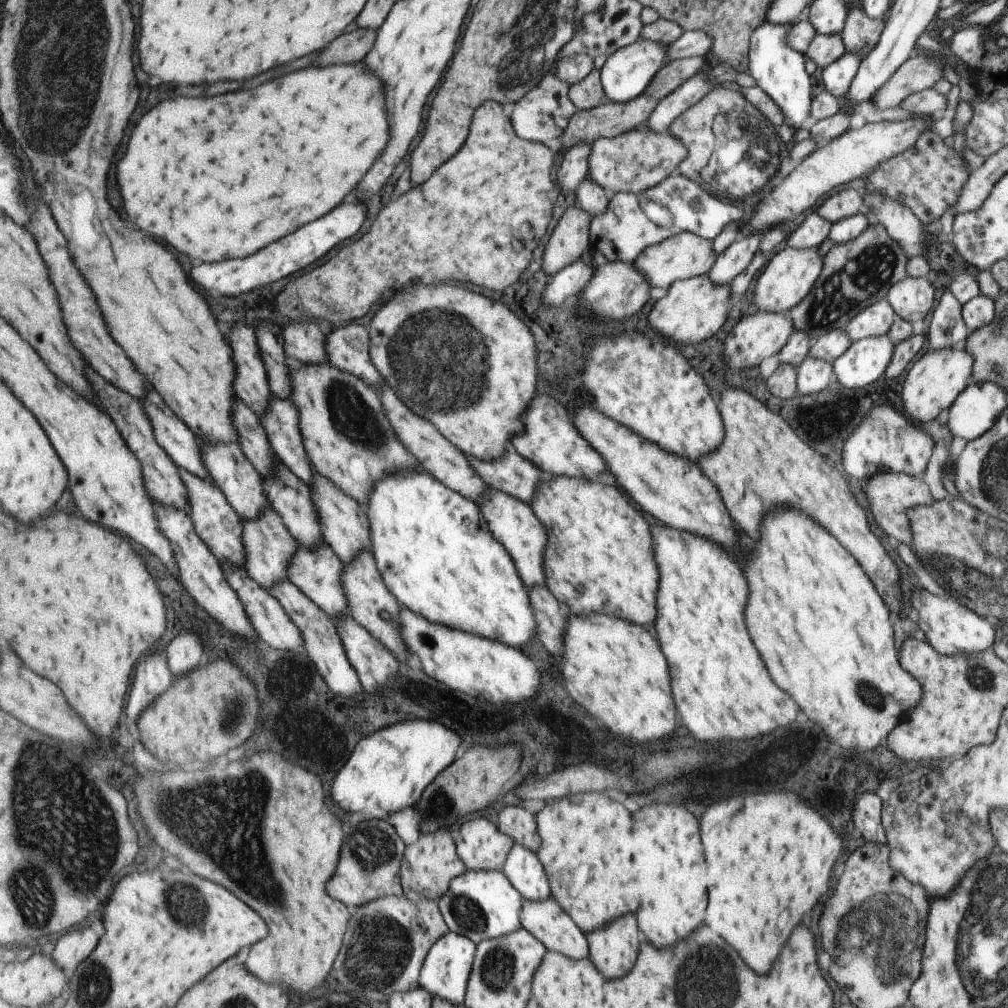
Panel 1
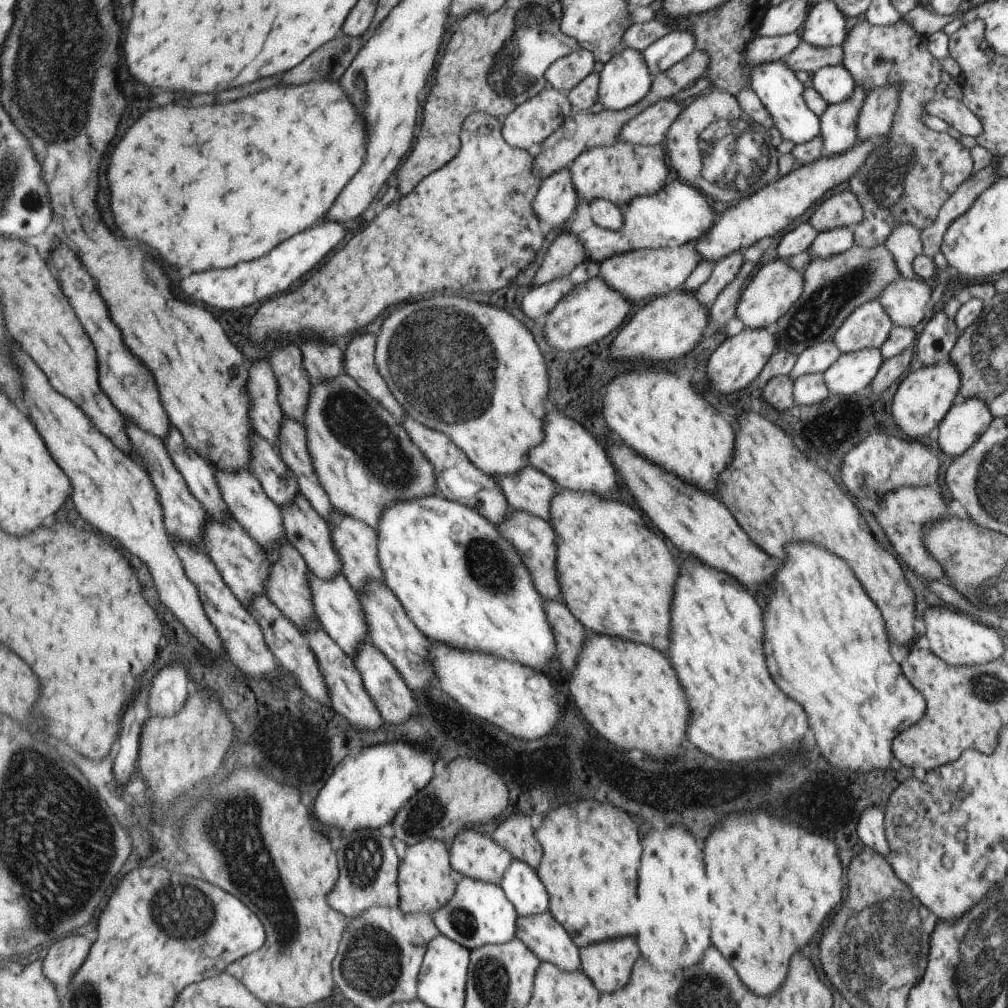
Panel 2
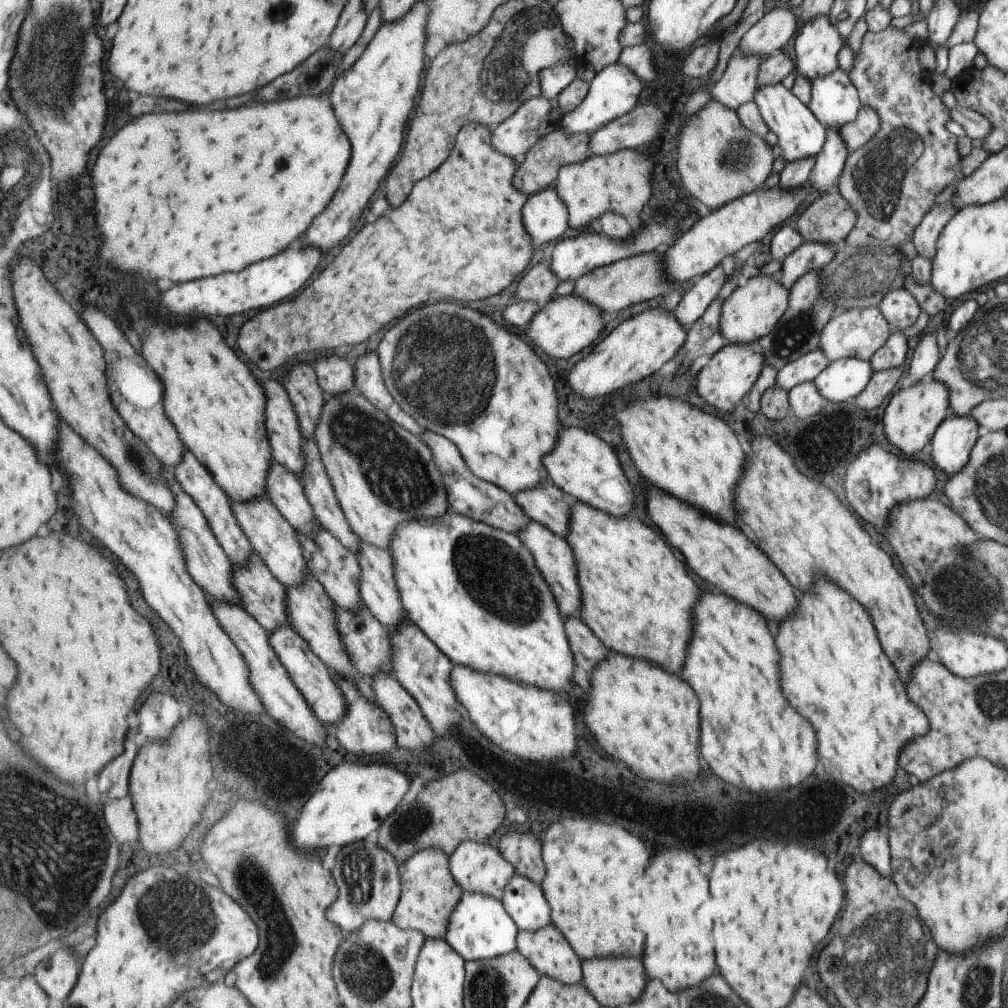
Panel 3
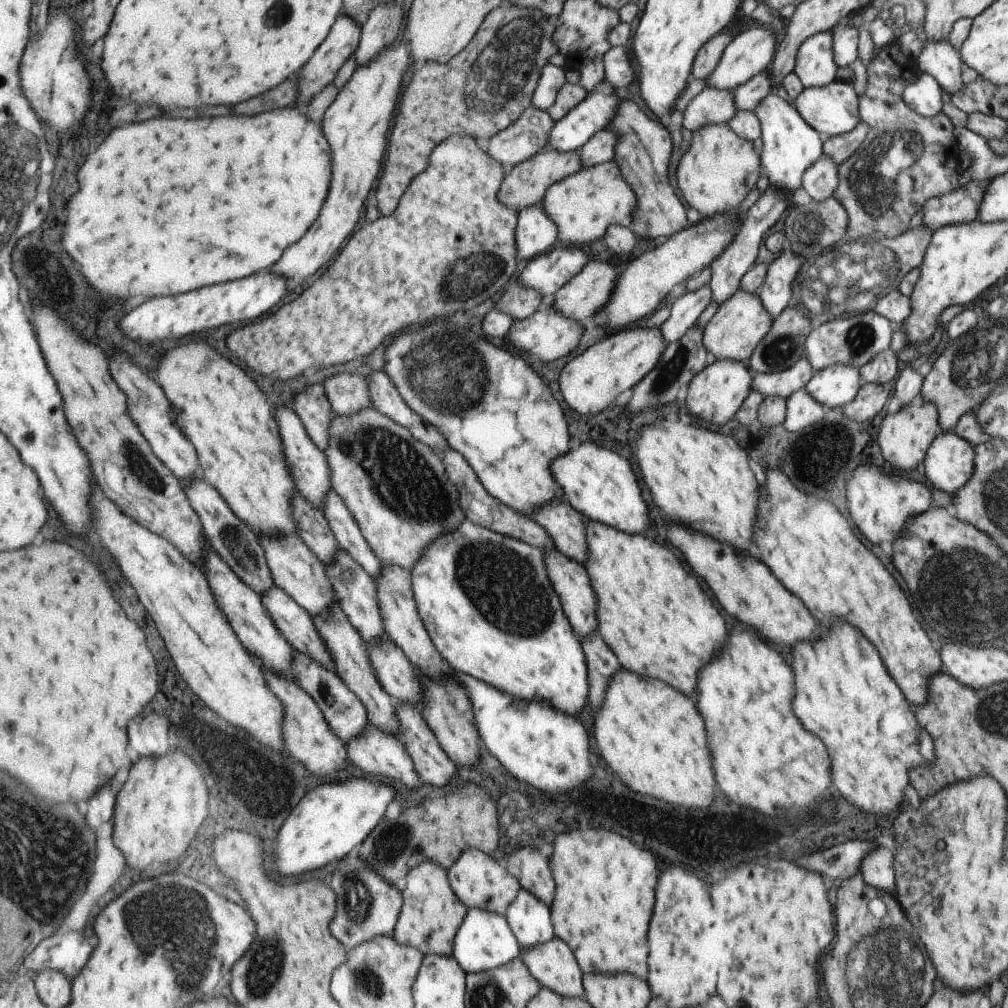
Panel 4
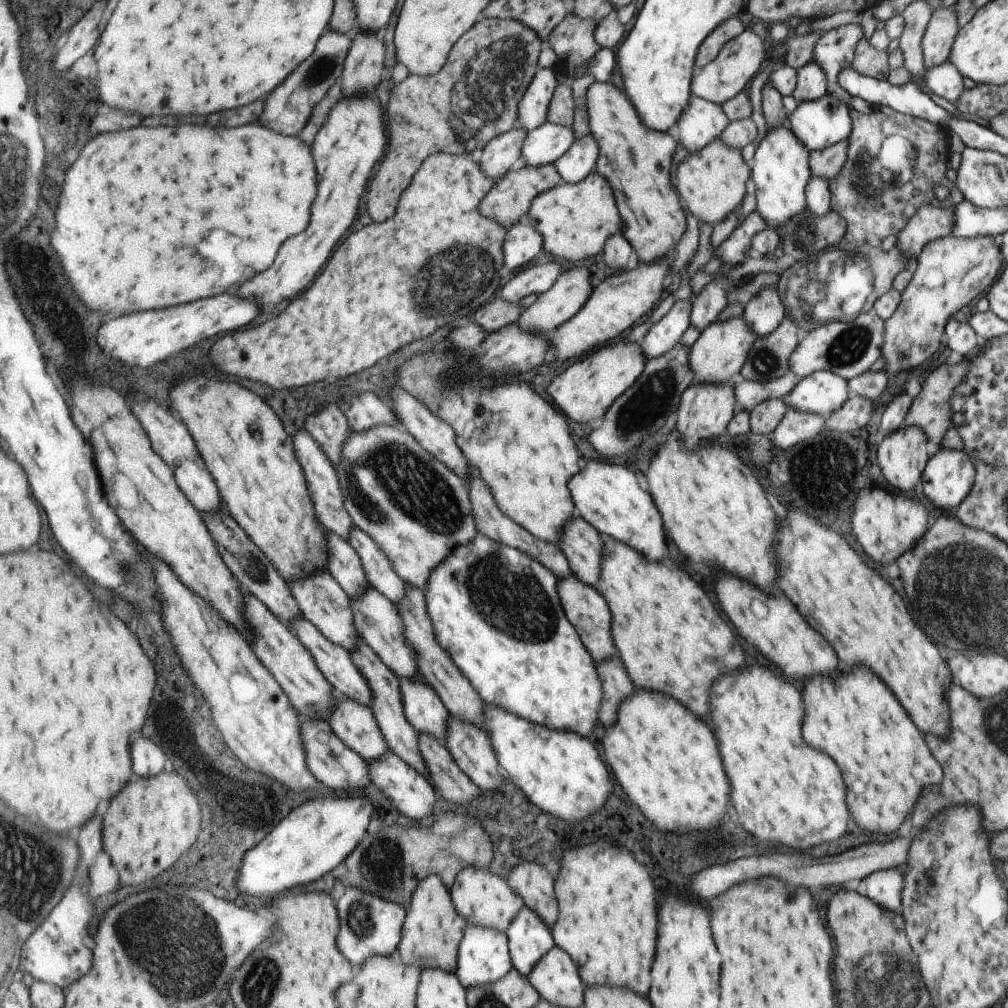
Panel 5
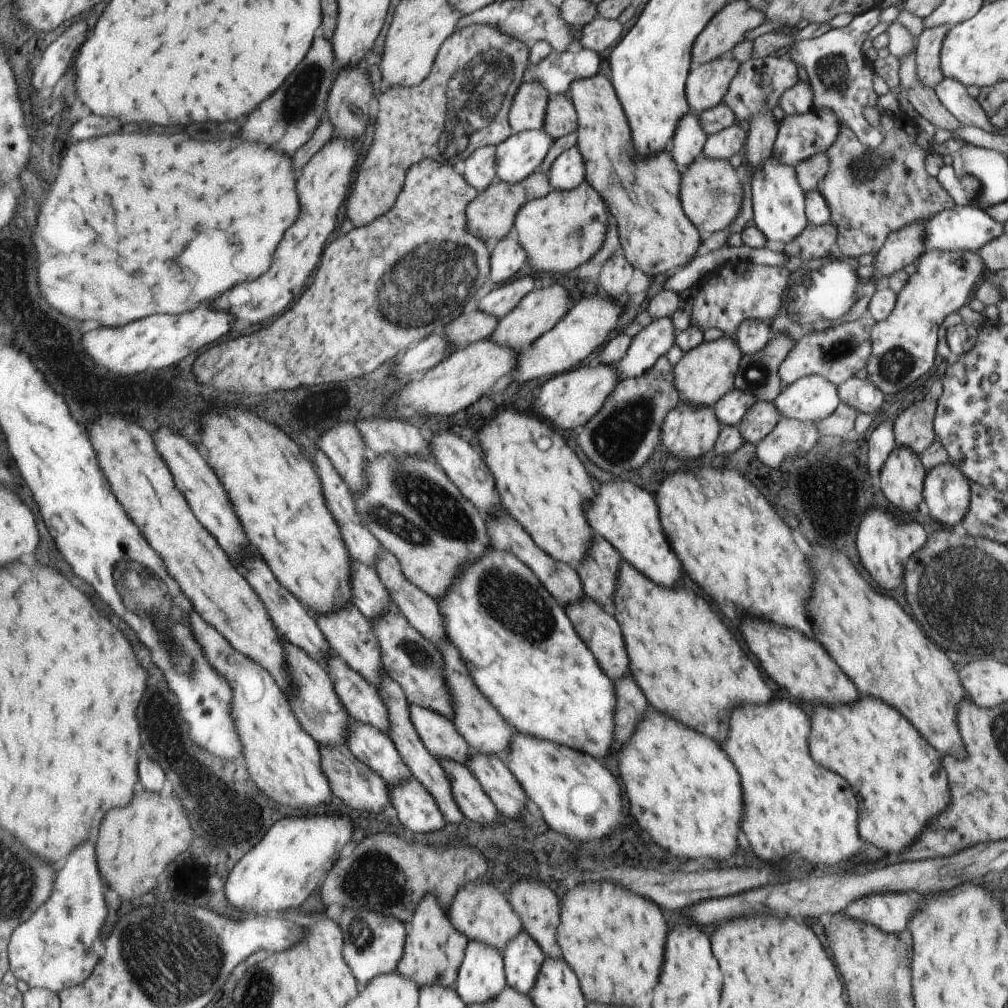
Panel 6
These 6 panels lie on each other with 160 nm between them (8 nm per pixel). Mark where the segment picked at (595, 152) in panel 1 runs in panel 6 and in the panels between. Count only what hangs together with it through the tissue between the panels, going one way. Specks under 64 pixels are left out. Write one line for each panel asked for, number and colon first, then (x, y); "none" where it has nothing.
2: (619, 173)
3: (618, 182)
4: (584, 204)
5: (575, 219)
6: (561, 230)

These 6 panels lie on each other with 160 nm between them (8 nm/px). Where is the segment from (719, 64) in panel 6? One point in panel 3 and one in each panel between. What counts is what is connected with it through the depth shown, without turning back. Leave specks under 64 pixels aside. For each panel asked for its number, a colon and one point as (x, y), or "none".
3: (774, 28)
4: (750, 52)
5: (739, 59)

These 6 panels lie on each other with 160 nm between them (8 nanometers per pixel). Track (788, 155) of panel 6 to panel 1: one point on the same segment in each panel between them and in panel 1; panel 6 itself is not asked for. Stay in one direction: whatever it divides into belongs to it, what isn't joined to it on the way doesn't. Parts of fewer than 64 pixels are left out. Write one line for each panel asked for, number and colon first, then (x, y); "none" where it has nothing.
1: (836, 77)
2: (833, 83)
3: (834, 101)
4: (831, 109)
5: (824, 121)

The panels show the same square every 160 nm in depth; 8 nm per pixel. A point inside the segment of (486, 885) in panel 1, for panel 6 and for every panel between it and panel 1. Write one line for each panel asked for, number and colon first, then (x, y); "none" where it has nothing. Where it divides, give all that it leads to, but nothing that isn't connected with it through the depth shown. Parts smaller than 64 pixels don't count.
2: (480, 913)
3: (480, 928)
4: (486, 940)
5: (484, 957)
6: (483, 976)

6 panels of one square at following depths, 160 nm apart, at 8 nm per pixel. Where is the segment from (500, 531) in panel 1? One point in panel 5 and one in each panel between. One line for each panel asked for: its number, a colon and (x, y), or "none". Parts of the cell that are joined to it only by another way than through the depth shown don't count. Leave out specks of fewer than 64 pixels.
2: (535, 539)
3: (552, 554)
4: (570, 579)
5: (587, 610)

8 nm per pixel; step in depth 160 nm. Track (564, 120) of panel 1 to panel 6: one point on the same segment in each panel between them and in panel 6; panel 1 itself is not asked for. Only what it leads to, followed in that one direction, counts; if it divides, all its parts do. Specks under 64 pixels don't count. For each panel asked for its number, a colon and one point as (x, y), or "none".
2: (534, 121)
3: (516, 136)
4: (529, 135)
5: (503, 154)
6: (480, 169)

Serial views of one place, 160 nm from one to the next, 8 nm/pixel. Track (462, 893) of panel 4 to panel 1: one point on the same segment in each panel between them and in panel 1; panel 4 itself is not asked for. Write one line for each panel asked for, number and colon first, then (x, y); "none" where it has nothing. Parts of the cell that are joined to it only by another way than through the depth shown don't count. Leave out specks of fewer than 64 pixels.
1: (483, 846)
2: (477, 856)
3: (478, 867)

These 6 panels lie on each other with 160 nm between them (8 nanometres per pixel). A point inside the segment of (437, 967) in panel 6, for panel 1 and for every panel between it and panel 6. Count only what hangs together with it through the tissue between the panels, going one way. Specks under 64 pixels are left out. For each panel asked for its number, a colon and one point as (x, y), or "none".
1: (430, 866)
2: (428, 880)
3: (430, 893)
4: (433, 913)
5: (433, 929)

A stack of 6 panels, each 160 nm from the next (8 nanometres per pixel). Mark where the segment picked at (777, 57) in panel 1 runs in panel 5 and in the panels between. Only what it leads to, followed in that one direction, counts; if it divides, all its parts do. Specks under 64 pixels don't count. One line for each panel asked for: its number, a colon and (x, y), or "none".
2: (774, 83)
3: (799, 134)
4: (790, 144)
5: (781, 171)

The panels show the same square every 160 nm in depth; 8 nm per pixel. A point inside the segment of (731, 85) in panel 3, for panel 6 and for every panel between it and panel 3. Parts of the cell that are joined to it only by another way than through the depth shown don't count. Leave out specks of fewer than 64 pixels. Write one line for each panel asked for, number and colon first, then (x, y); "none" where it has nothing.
4: (712, 105)
5: (702, 121)
6: (687, 146)

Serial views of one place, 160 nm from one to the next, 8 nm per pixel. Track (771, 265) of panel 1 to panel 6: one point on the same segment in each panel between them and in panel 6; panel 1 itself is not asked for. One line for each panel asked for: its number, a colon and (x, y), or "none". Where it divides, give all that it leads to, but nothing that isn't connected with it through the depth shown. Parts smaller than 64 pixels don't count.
2: (775, 286)
3: (748, 313)
4: (740, 322)
5: (717, 355)
6: (703, 374)

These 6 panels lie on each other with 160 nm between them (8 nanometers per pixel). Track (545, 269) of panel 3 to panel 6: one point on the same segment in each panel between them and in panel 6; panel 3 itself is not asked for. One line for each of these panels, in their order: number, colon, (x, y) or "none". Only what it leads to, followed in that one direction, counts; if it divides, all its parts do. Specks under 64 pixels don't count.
4: (520, 301)
5: (498, 313)
6: (471, 327)

